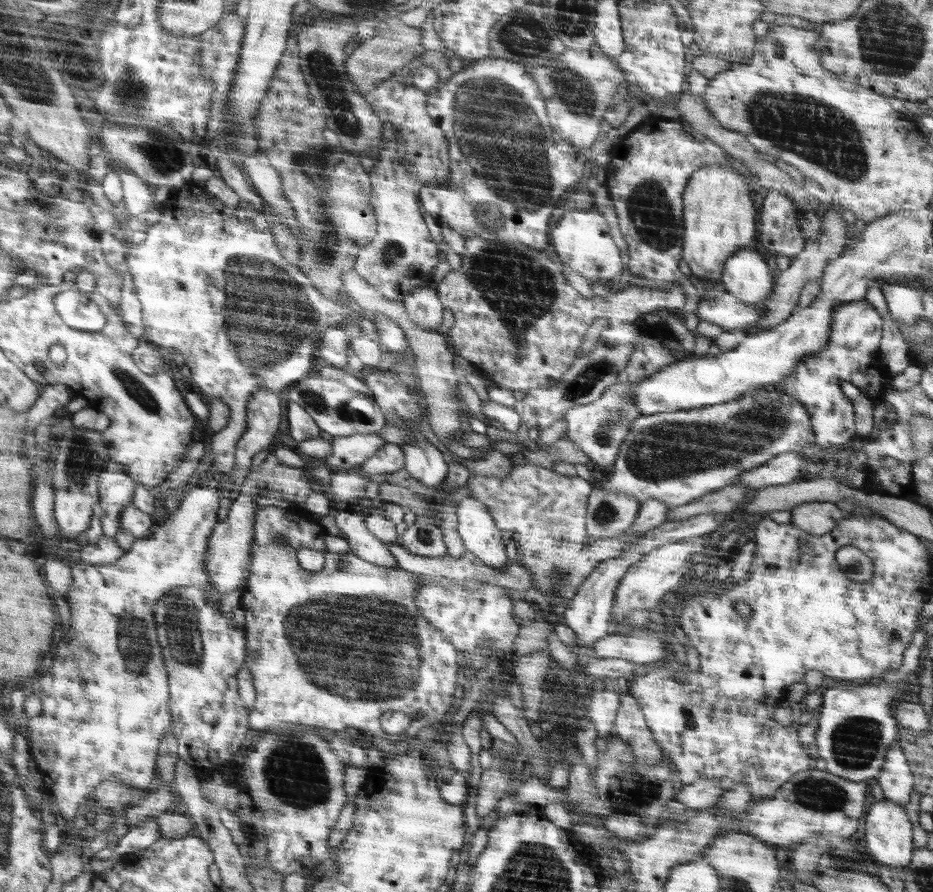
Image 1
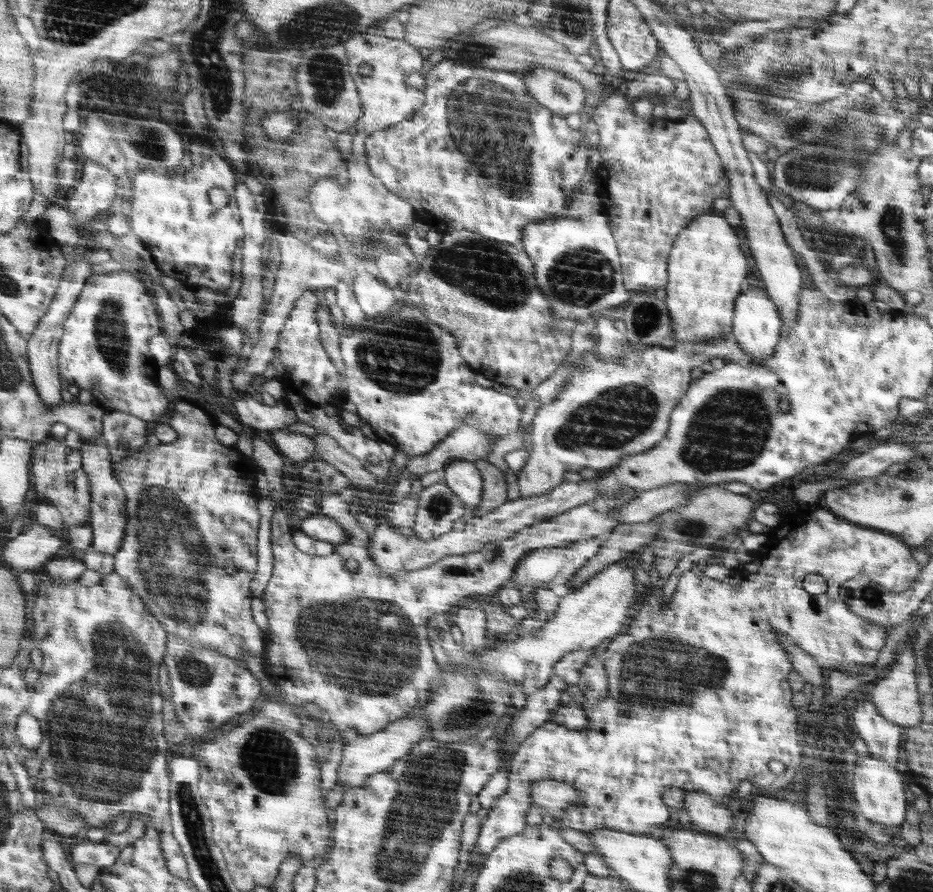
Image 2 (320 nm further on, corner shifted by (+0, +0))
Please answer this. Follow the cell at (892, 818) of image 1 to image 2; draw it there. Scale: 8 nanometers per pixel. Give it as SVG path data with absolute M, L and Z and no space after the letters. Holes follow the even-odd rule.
M873 755L858 757L851 768L852 790L856 795L857 811L878 827L886 828L893 836L898 836L898 827L906 816L906 794L902 788L902 778L889 762L877 759Z

